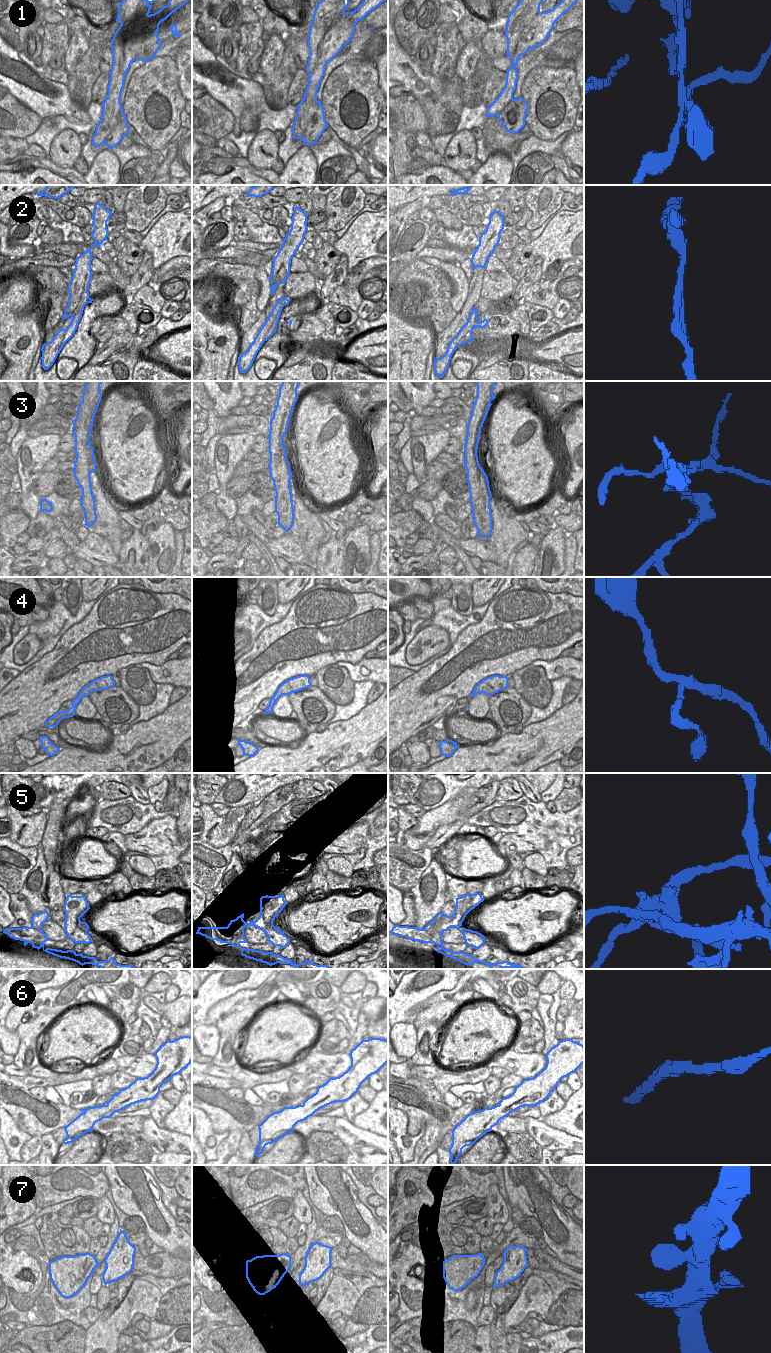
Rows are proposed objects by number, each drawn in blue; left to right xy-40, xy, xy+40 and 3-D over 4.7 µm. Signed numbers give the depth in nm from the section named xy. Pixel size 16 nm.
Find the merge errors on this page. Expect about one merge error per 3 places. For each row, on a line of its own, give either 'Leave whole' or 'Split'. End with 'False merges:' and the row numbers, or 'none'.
1: Split
2: Split
3: Split
4: Leave whole
5: Split
6: Leave whole
7: Leave whole
False merges: 1, 2, 3, 5.

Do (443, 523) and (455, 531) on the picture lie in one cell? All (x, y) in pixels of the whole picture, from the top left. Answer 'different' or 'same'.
same

